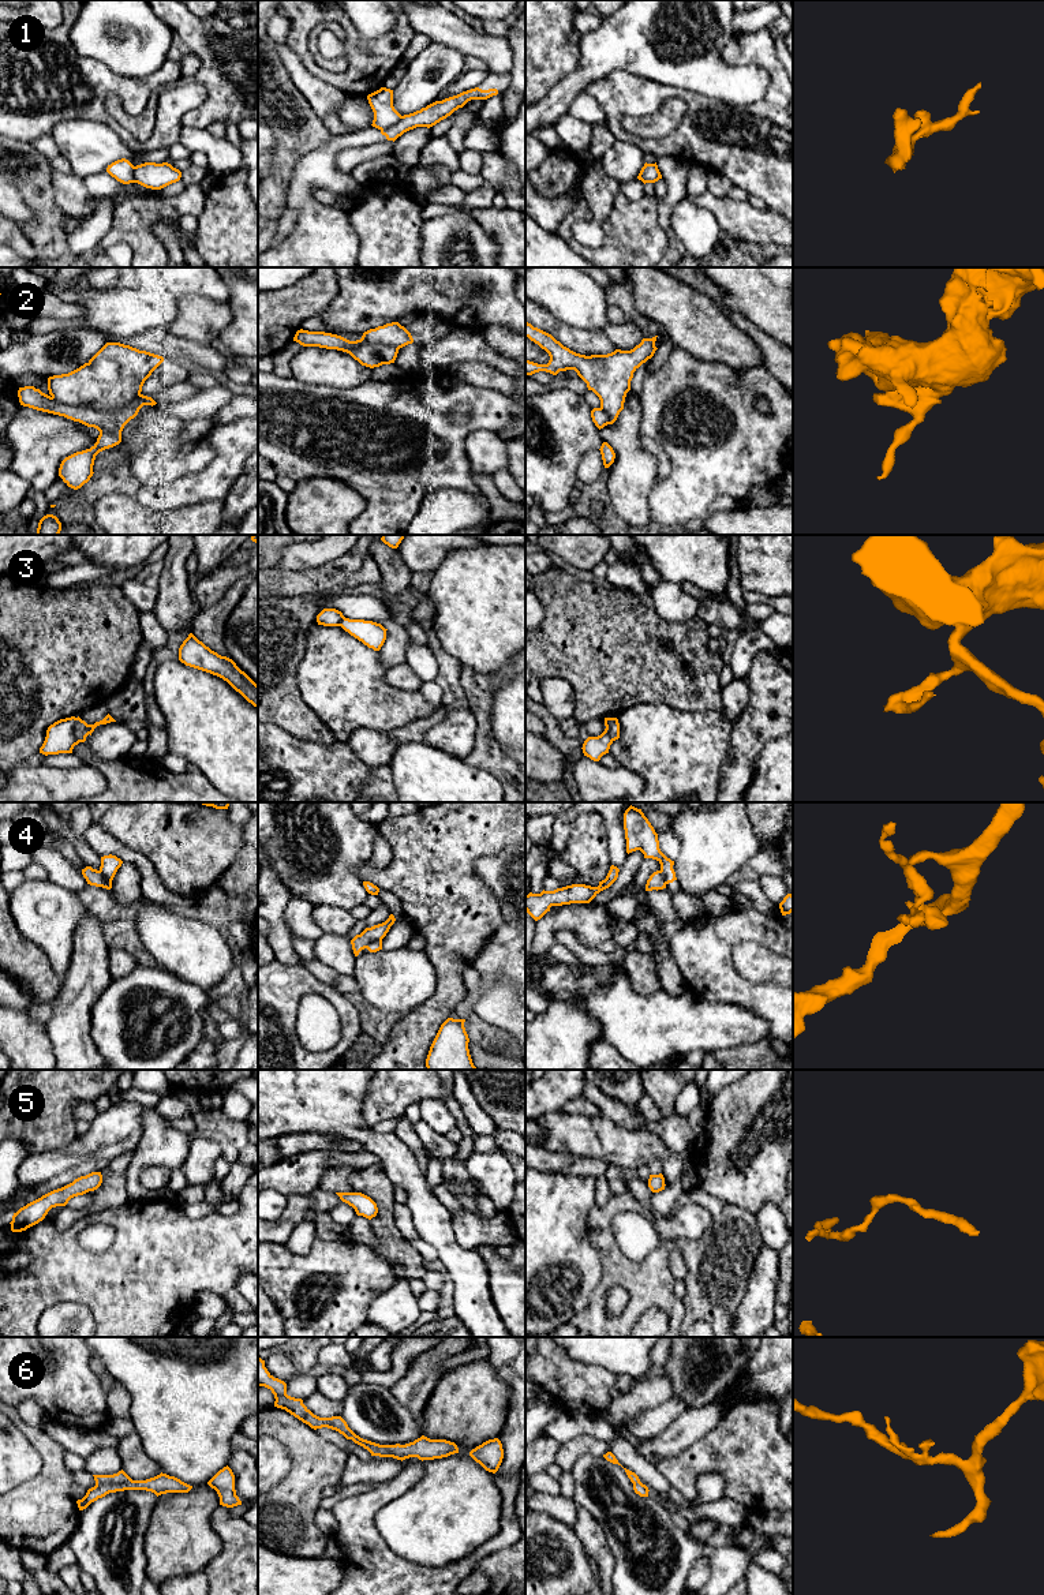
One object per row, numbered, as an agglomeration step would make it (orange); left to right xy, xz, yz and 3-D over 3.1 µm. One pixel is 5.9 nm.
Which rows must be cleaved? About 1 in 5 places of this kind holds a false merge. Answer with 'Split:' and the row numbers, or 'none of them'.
Split: 1, 2, 3, 4

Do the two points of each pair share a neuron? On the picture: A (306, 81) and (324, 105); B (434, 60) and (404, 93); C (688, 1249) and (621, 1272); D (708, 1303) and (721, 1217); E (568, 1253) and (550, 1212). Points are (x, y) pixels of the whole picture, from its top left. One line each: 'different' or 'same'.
A: same
B: same
C: different
D: same
E: same

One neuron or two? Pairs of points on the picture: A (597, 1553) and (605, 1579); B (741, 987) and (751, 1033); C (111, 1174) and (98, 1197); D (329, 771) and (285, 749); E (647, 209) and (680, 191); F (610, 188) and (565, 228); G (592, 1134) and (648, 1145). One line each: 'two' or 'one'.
A: one
B: two
C: one
D: one
E: two
F: two
G: one

